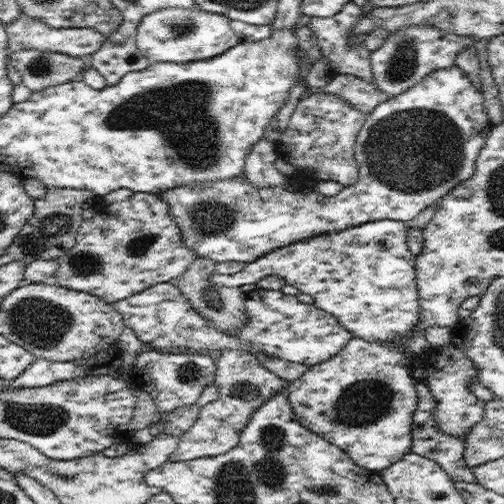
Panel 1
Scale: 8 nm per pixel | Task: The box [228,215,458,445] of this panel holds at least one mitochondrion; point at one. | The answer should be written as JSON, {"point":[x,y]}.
{"point":[363,403]}

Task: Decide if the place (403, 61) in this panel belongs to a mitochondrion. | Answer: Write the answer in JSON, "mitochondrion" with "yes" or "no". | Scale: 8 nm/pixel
{"mitochondrion":"yes"}

